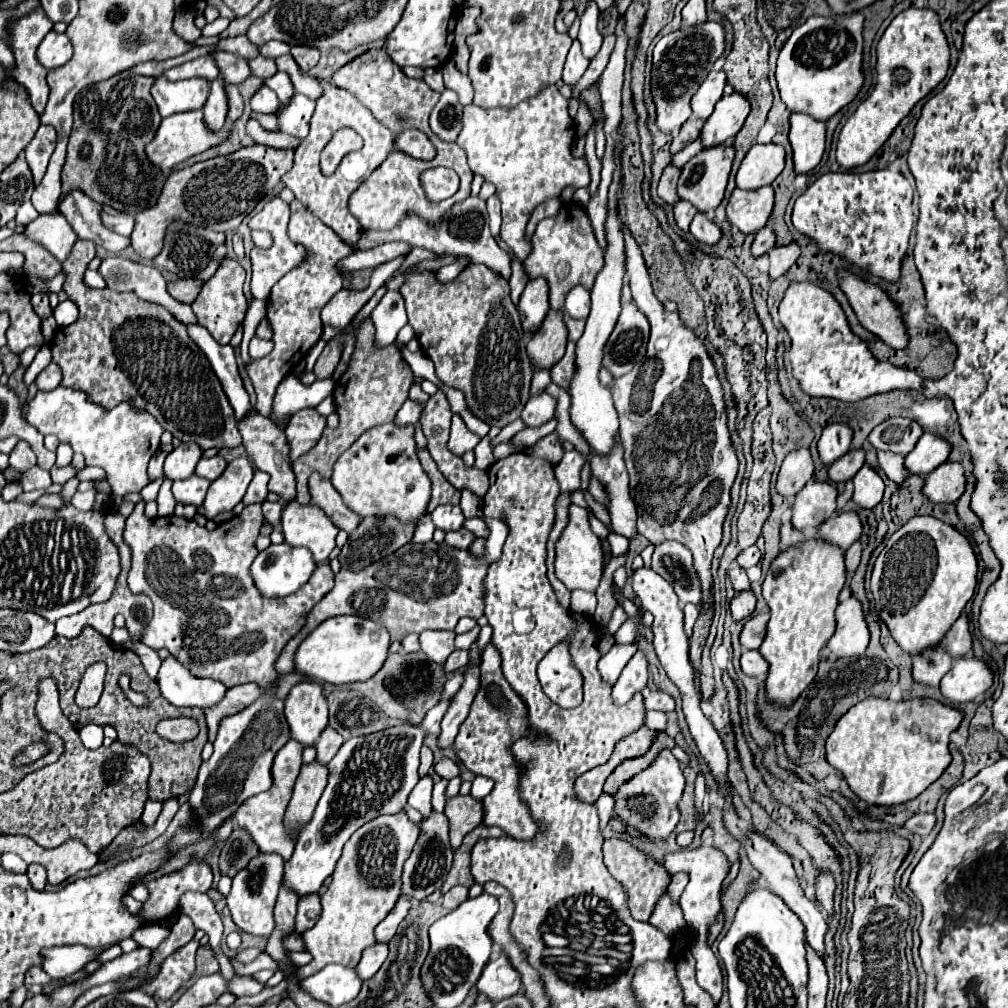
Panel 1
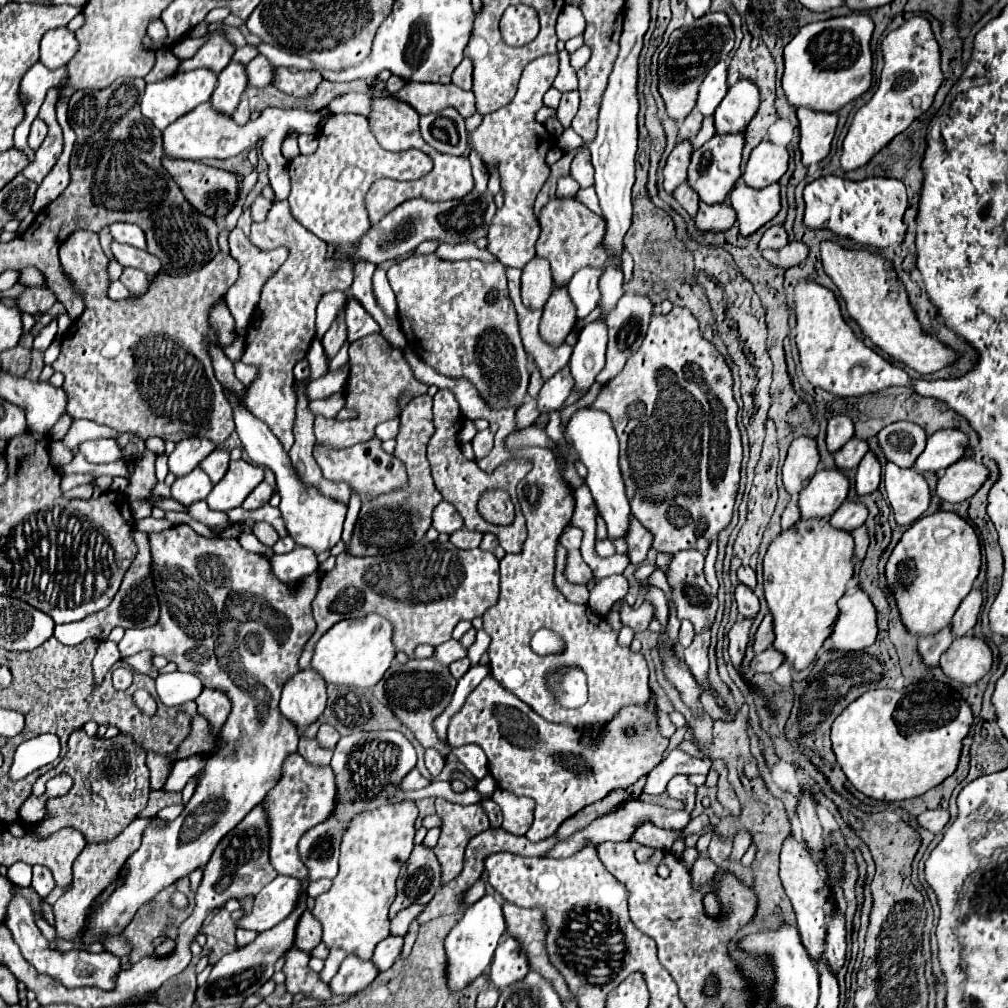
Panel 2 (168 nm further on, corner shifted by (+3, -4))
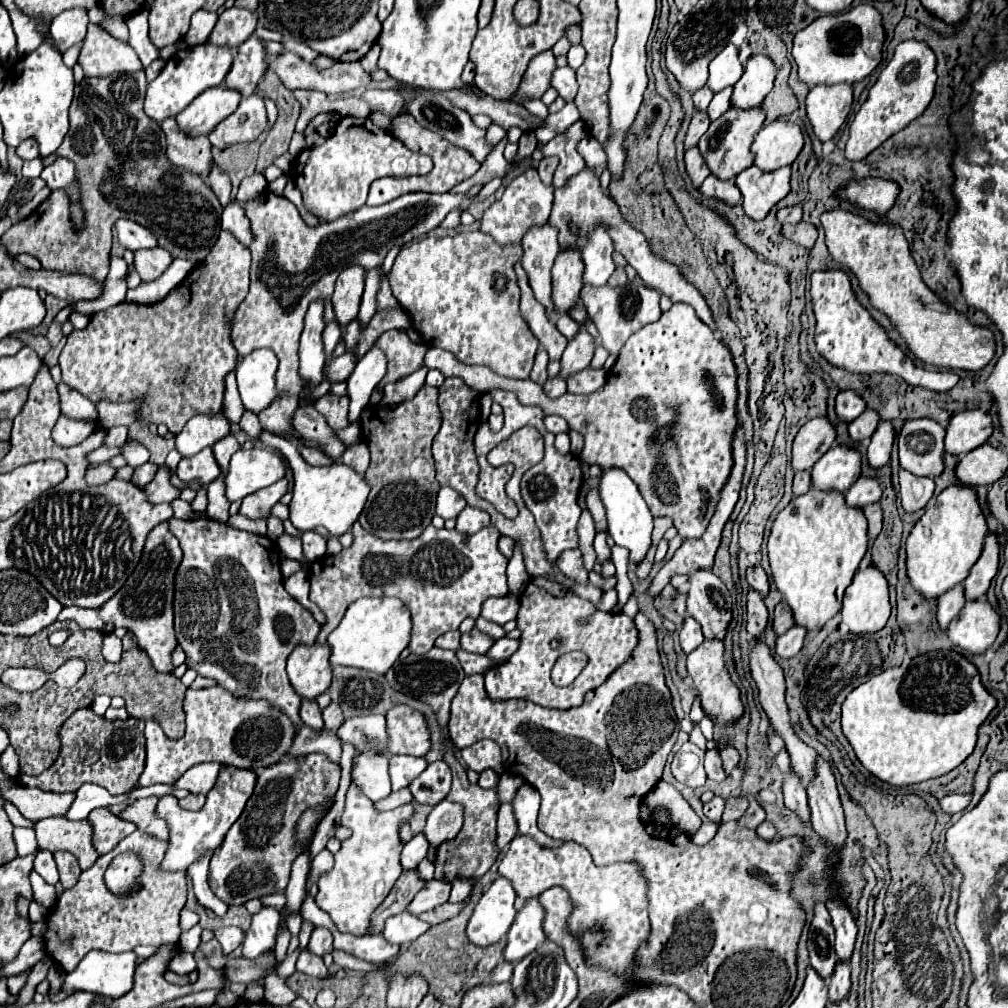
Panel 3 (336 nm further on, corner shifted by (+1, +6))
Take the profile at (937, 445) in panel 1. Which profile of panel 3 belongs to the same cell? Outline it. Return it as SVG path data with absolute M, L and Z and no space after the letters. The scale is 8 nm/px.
M965 410L953 416L945 428L945 454L961 456L981 446L991 436L991 418L981 410Z

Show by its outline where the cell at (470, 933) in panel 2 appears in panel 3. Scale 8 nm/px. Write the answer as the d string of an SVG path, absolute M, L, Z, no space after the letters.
M497 878L481 896L479 904L473 910L473 916L467 922L465 934L467 938L481 948L487 948L495 942L499 942L513 918L515 918L515 890L509 880Z

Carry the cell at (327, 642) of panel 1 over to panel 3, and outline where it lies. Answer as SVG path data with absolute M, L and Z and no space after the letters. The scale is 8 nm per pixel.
M359 598L353 602L341 624L329 634L331 666L351 666L385 674L407 648L411 634L411 614L397 598Z

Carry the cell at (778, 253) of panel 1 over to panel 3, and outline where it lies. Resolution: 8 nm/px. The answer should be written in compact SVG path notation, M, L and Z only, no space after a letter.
M799 222L795 226L785 224L783 236L787 236L787 240L791 240L803 248L813 248L813 244L817 240L817 230L813 224L807 224L807 222Z

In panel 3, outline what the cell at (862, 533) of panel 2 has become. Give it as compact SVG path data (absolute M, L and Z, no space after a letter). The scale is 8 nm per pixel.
M869 504L863 508L863 514L869 522L869 540L875 540L877 534L881 532L881 506L879 504Z

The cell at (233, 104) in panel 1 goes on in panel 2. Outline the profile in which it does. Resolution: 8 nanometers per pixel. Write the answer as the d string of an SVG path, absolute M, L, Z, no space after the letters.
M243 96L241 98L241 104L237 106L237 110L235 110L235 114L233 114L233 120L239 124L239 126L243 126L243 124L247 124L249 122L249 104L247 104L247 98Z

